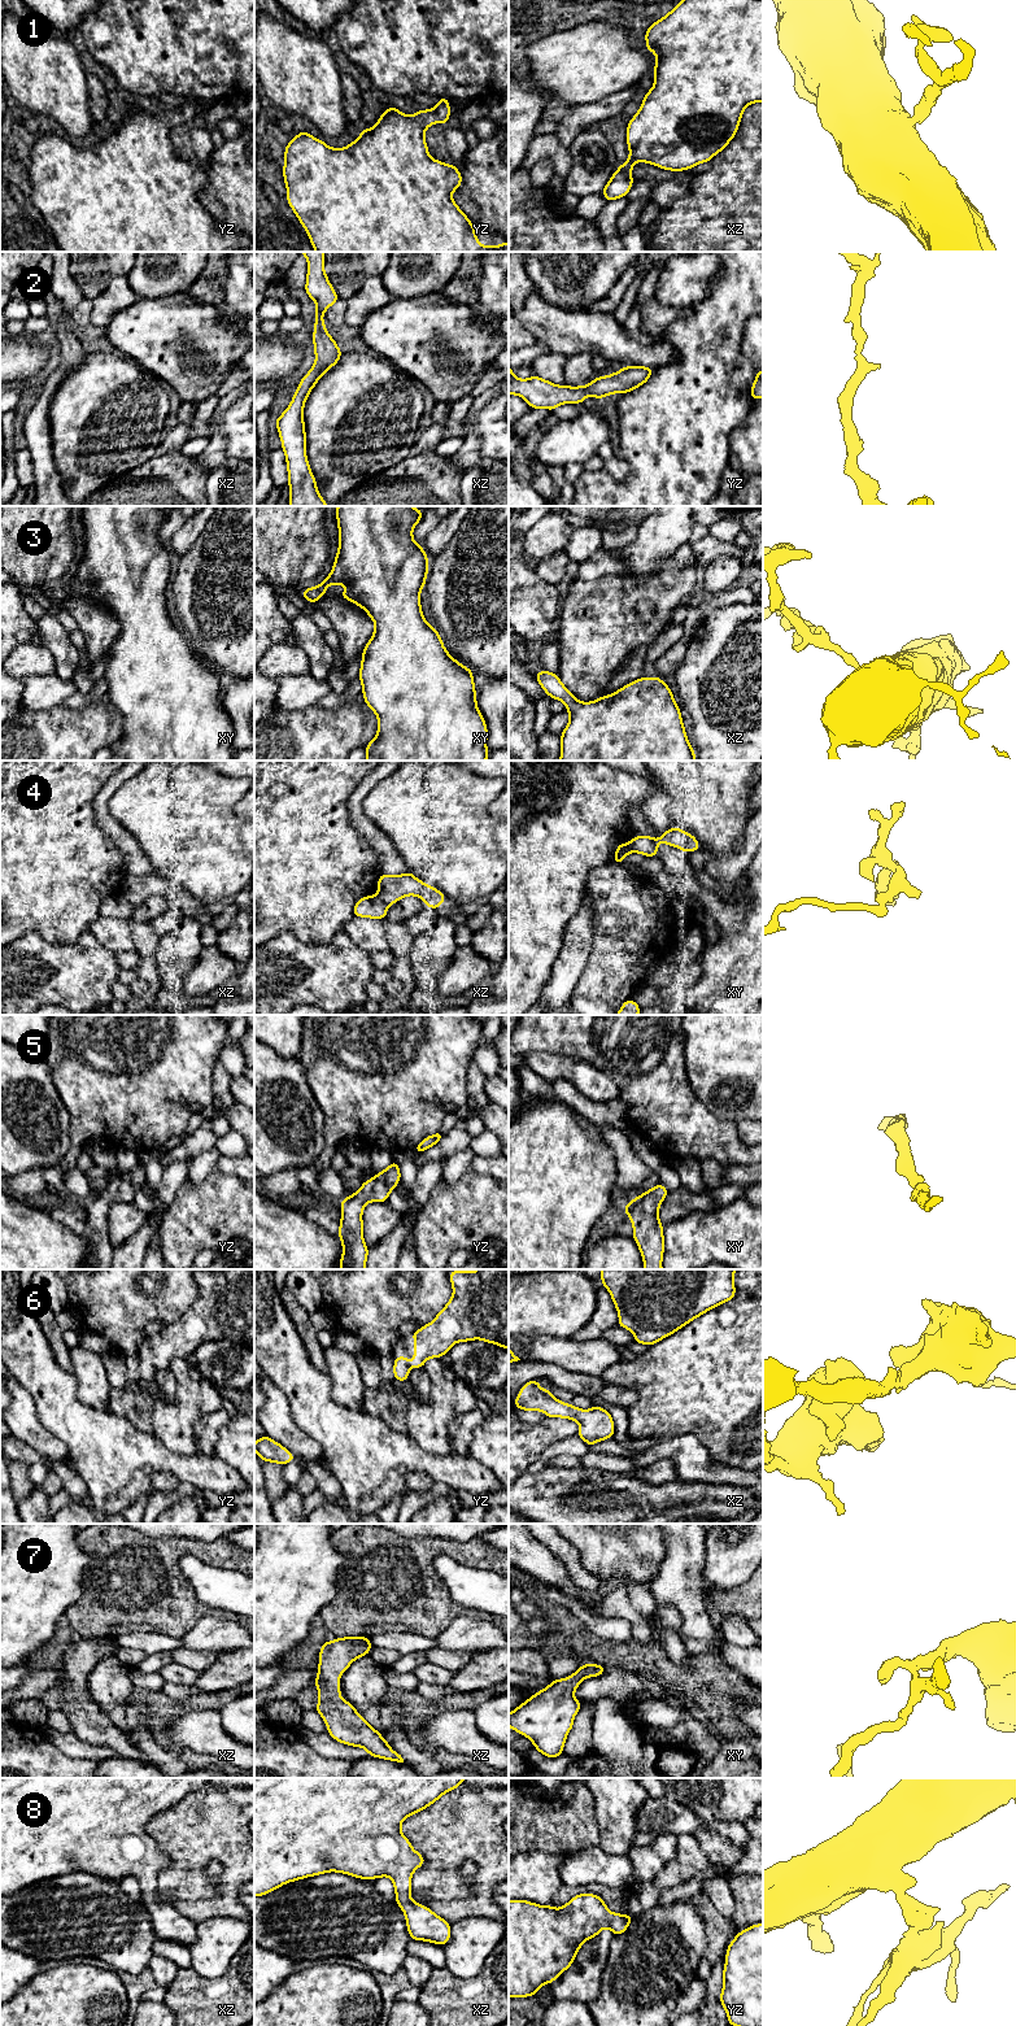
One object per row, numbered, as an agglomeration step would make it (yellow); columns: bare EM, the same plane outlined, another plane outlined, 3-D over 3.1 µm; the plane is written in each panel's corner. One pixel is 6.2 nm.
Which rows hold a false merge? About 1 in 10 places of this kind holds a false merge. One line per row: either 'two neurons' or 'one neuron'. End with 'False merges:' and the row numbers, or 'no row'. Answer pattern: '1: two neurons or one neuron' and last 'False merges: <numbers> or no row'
1: one neuron
2: one neuron
3: one neuron
4: two neurons
5: one neuron
6: one neuron
7: one neuron
8: one neuron
False merges: 4

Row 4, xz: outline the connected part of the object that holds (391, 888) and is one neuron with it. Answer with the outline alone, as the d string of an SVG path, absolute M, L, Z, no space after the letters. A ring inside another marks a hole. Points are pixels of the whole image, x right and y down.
M411 872L404 875L381 873L378 880L378 896L388 906L404 897L420 897L426 907L439 909L445 901L445 894L436 888L420 881Z

